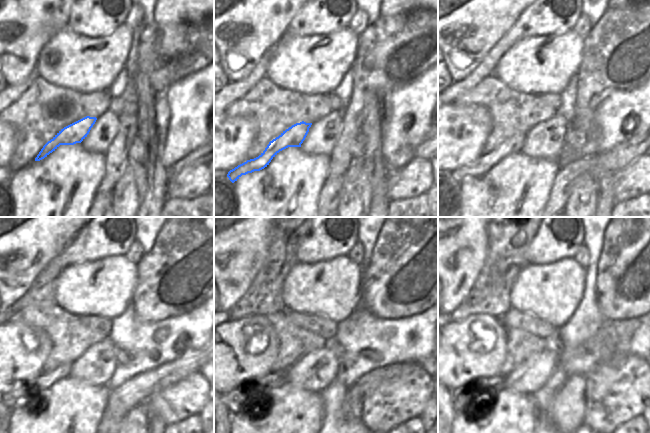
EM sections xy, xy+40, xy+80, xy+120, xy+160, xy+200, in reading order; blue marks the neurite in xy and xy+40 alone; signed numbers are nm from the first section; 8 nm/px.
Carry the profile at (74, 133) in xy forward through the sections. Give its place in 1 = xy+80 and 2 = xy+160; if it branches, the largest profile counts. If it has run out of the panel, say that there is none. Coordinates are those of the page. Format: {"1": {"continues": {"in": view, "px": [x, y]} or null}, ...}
{"1": {"continues": {"in": "xy+80", "px": [513, 144]}}, "2": {"continues": {"in": "xy+160", "px": [235, 400]}}}

